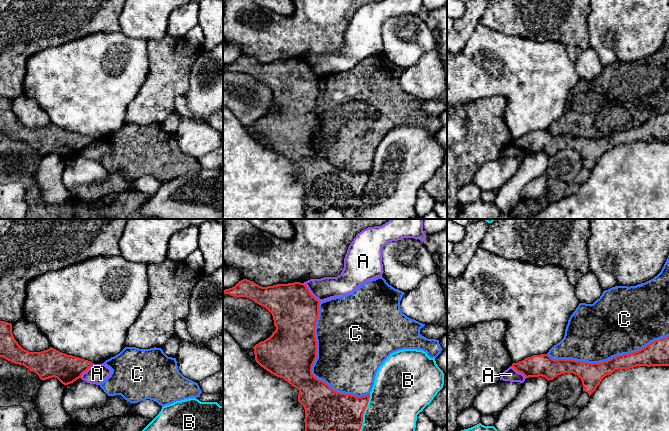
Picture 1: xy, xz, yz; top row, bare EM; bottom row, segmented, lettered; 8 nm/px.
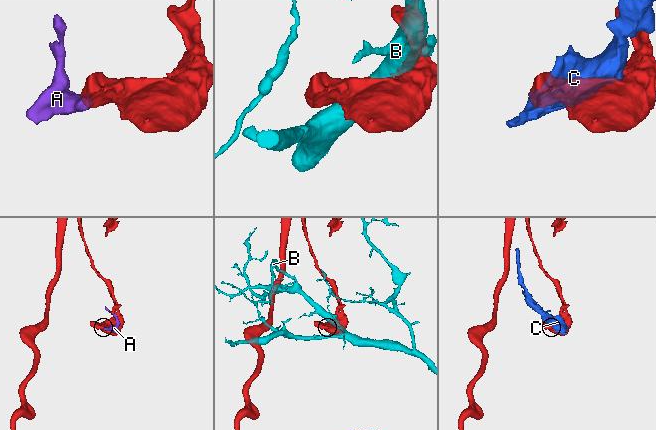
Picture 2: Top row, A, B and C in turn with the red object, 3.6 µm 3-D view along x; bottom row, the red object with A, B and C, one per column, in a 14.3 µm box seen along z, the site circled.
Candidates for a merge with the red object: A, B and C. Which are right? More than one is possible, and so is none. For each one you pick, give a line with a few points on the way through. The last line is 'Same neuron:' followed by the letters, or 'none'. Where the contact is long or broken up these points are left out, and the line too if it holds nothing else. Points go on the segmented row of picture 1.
Same neuron: none

